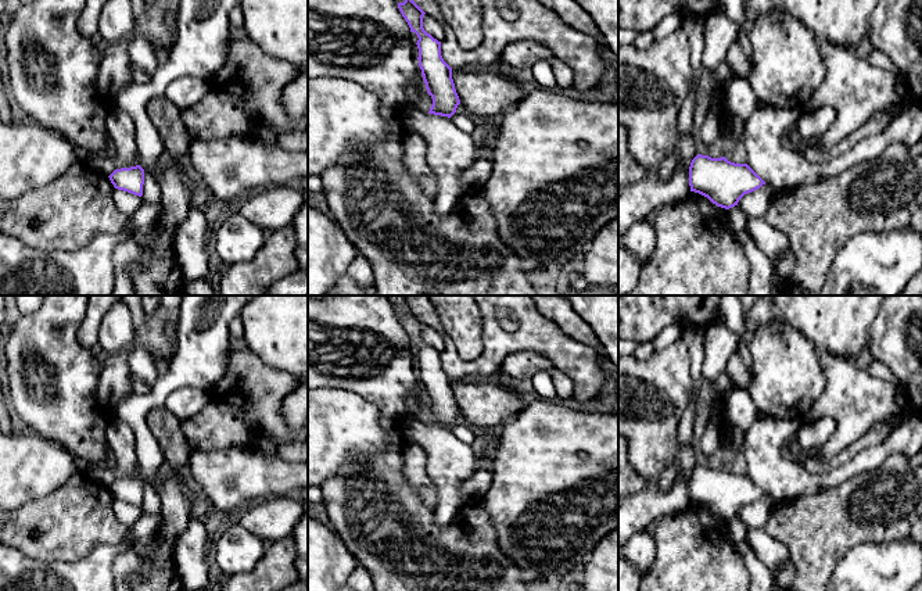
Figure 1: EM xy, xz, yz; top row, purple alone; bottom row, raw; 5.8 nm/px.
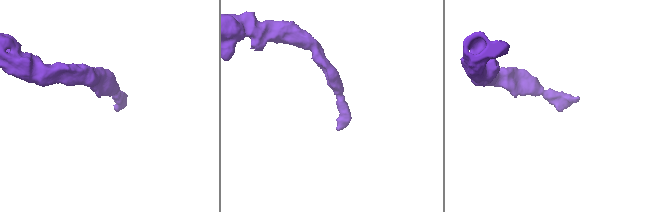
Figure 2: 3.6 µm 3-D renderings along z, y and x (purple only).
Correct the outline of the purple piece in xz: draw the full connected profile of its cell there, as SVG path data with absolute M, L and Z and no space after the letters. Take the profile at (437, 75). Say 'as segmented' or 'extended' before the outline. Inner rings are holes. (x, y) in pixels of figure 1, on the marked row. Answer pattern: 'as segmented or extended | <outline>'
as segmented | M413 0L398 3L398 8L408 22L410 32L415 32L419 37L416 43L419 49L419 67L427 93L433 98L428 114L451 118L456 112L460 100L452 79L452 68L441 55L441 42L424 31L423 17L426 12Z

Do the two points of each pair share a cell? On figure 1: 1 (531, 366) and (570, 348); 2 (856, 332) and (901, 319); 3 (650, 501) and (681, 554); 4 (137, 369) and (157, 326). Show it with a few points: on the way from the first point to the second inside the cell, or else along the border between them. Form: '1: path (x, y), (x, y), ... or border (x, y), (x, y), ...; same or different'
1: border (516, 351), (537, 351), (553, 366); different
2: border (875, 318), (868, 330), (868, 346), (865, 348); different
3: border (689, 504), (662, 516), (650, 530); different
4: border (153, 357), (135, 348), (129, 355), (129, 371); different

